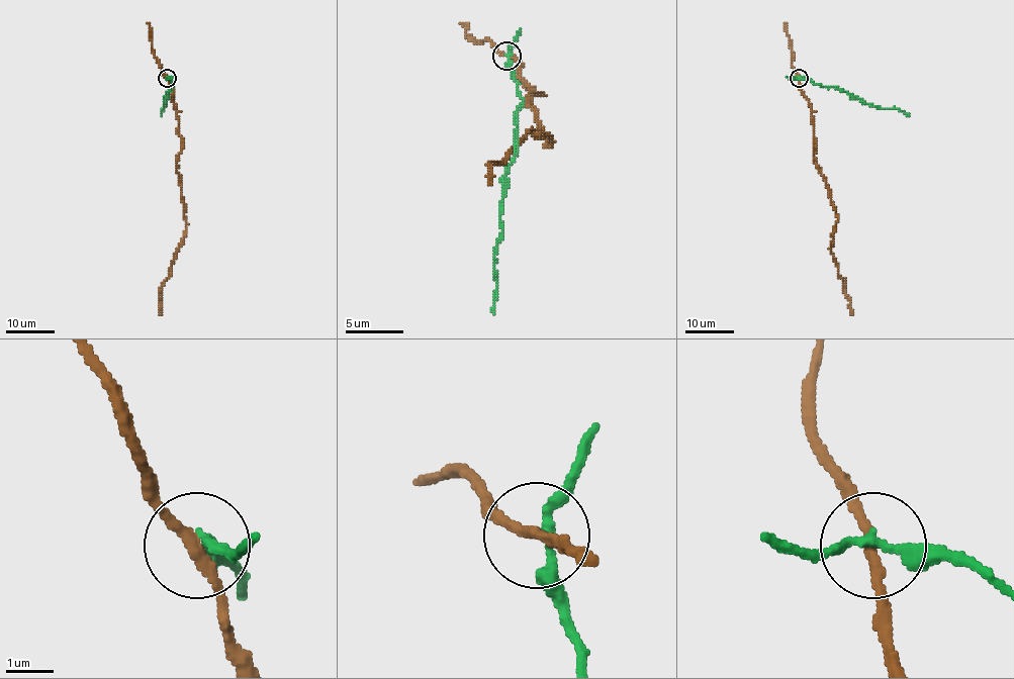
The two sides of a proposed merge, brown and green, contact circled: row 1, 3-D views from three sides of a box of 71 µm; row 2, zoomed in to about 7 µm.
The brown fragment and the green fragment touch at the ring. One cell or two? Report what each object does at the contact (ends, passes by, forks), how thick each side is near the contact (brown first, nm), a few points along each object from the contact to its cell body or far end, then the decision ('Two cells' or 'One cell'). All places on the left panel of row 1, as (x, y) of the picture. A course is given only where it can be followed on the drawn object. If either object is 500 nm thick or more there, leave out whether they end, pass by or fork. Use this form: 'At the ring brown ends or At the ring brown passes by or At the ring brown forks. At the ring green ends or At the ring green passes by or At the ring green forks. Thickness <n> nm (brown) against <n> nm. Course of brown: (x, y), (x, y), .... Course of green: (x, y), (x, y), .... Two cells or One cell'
At the ring brown passes by. At the ring green passes by. Thickness 240 nm (brown) against 200 nm. Course of brown: (167, 78), (177, 108), (178, 135), (183, 143), (177, 165), (186, 223), (183, 243), (160, 293), (161, 315). Course of green: (168, 78), (174, 85), (167, 93), (162, 115). Two cells

